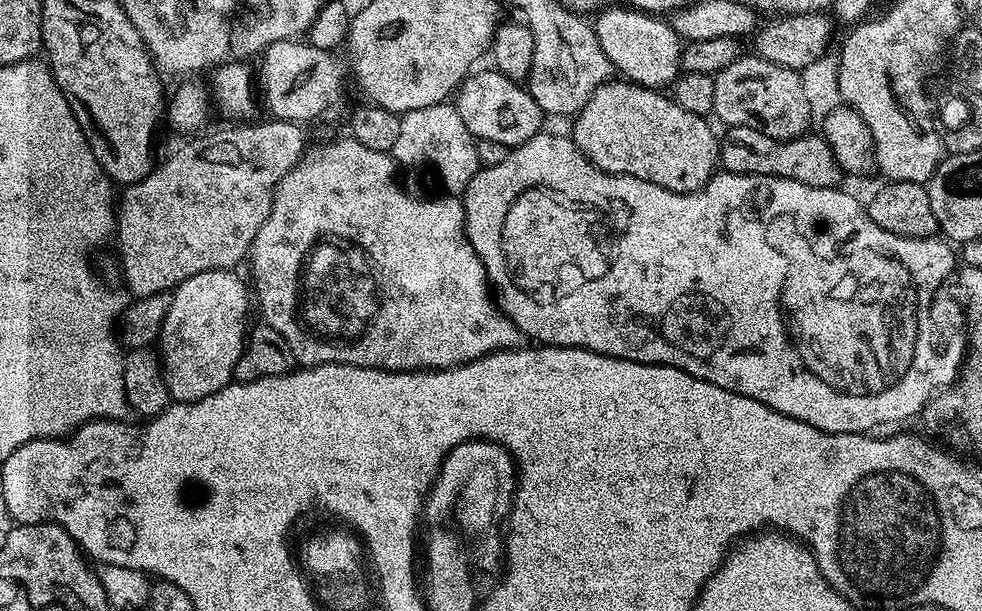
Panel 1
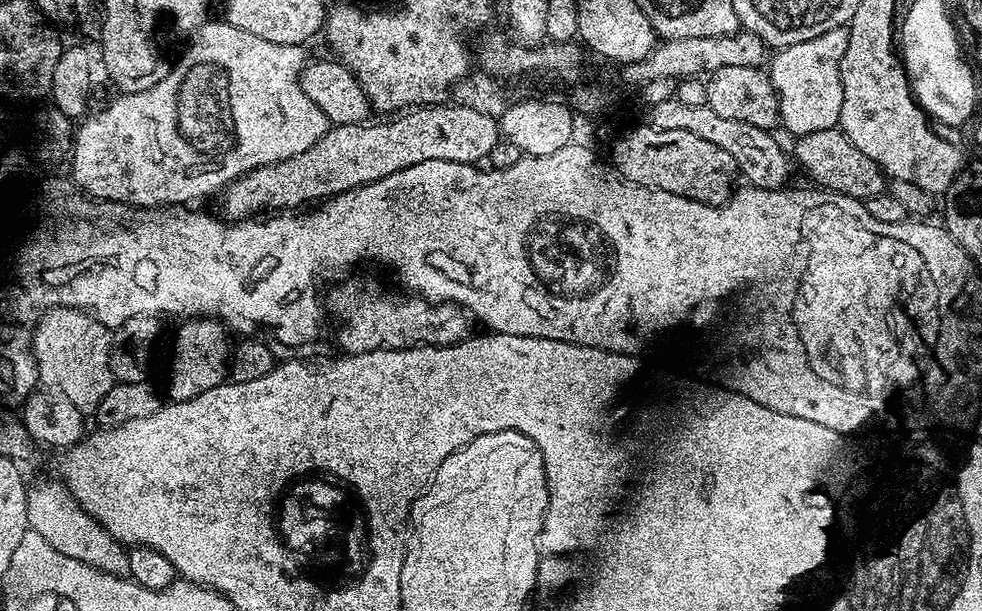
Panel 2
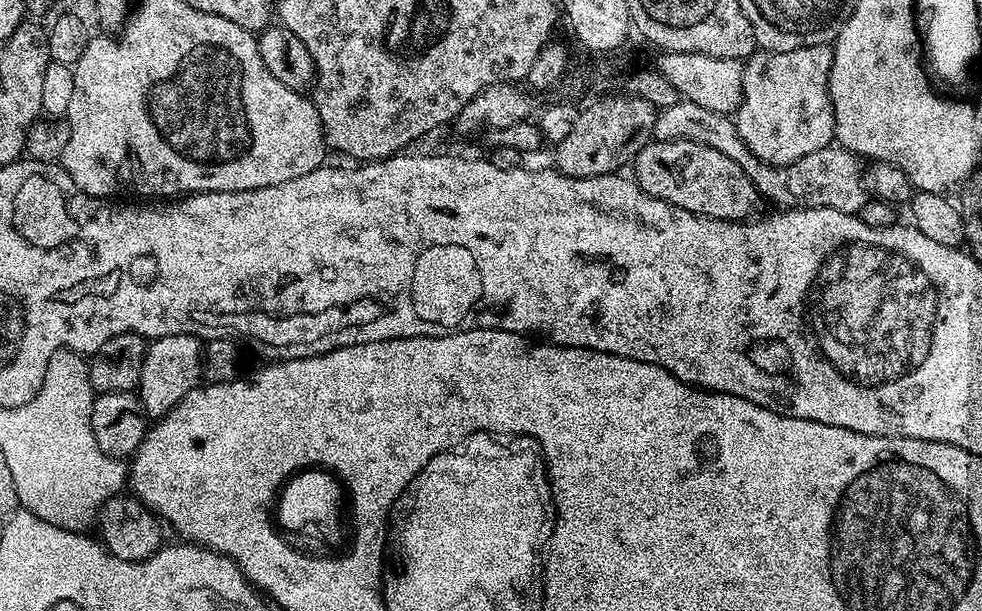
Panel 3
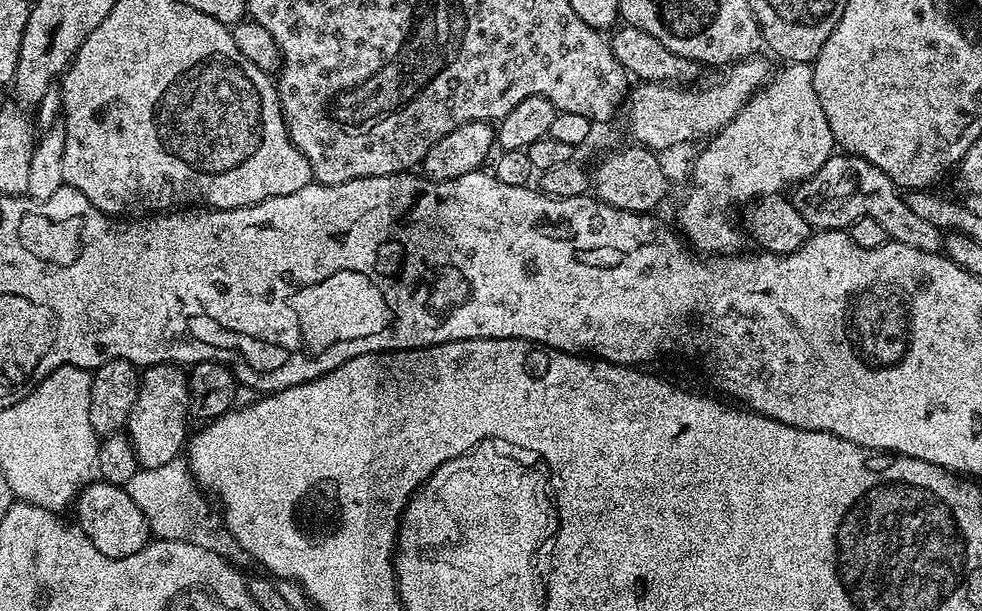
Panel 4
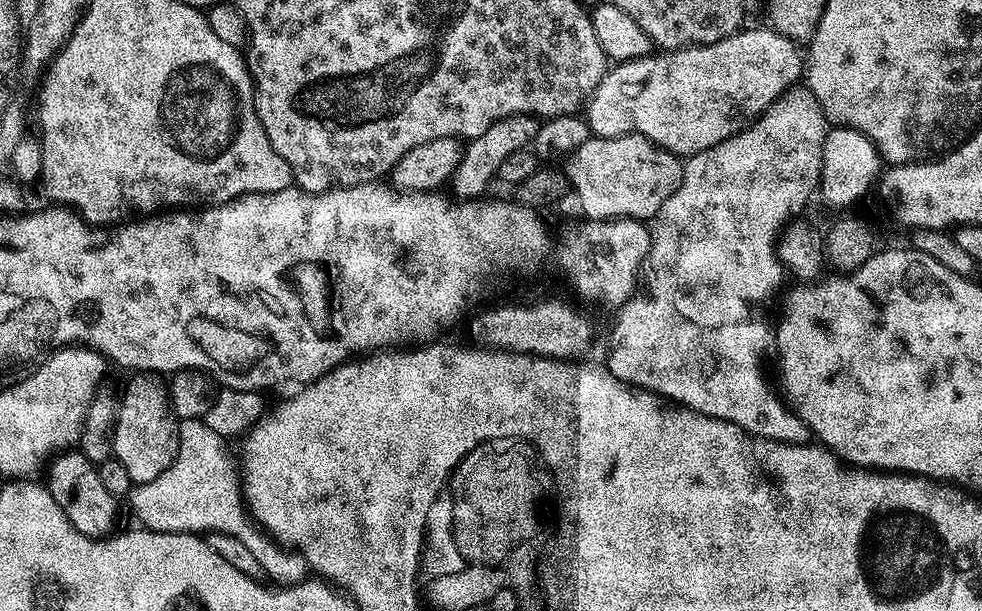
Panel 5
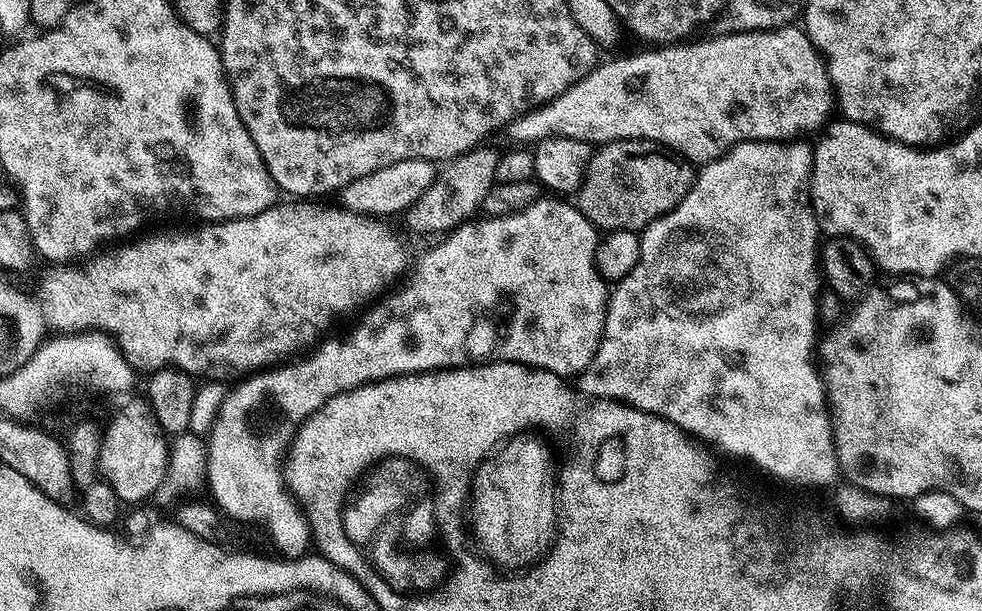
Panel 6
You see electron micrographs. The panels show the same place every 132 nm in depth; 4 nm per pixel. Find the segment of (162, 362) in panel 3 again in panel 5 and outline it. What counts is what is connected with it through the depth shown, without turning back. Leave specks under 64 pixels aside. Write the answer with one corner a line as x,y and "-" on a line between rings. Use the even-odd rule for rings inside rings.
136,372
119,397
120,409
114,430
112,454
122,462
126,474
130,474
133,485
154,482
174,462
182,436
176,427
178,421
172,415
172,403
168,401
168,386
163,375
155,372

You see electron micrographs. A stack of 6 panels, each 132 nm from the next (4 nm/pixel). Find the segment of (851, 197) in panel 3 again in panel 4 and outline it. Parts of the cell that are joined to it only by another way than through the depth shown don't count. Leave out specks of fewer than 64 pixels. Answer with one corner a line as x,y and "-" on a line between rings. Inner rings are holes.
834,154
810,178
791,189
790,199
813,230
848,230
858,218
869,216
881,224
893,243
927,252
940,252
943,247
943,231
915,215
893,180
861,156

